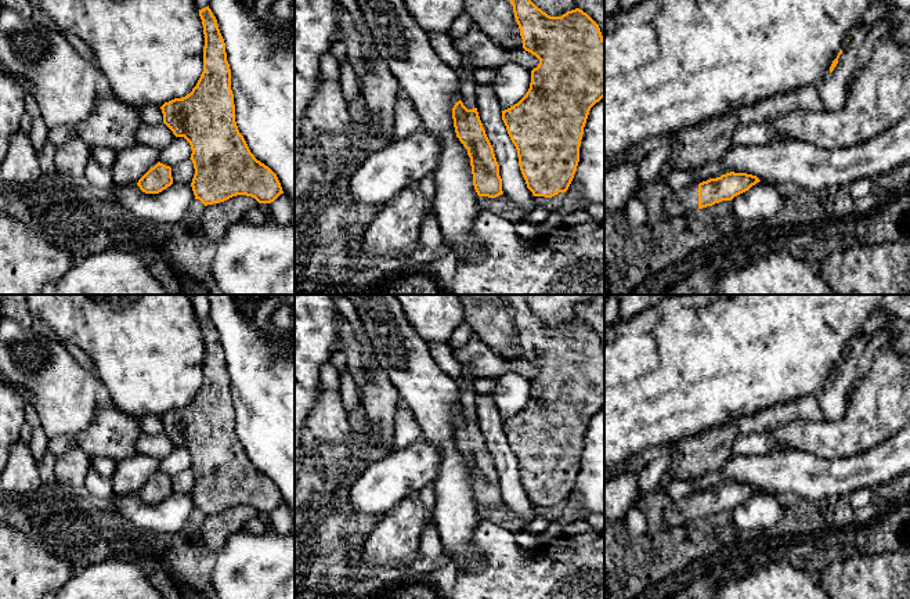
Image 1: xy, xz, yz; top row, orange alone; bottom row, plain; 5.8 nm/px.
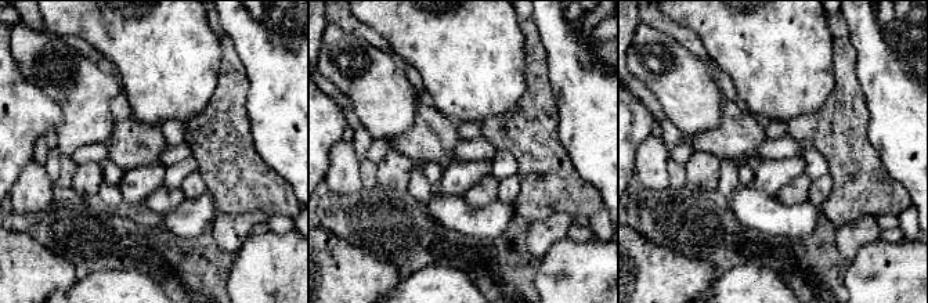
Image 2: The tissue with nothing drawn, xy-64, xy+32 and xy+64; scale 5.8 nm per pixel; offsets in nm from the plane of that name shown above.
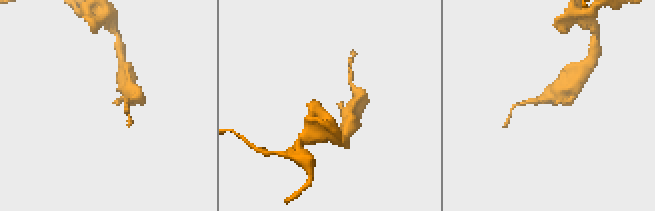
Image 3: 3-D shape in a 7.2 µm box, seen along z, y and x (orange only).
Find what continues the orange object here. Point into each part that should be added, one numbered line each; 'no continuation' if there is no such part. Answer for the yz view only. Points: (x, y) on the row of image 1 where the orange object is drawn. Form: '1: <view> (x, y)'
1: yz (678, 202)

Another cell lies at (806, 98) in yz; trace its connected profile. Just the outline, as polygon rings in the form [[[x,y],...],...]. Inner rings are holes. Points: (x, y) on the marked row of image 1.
[[[802,87],[787,94],[777,94],[758,104],[737,105],[732,108],[730,113],[737,119],[739,125],[750,125],[770,122],[799,109],[827,111],[819,95],[819,87]]]

